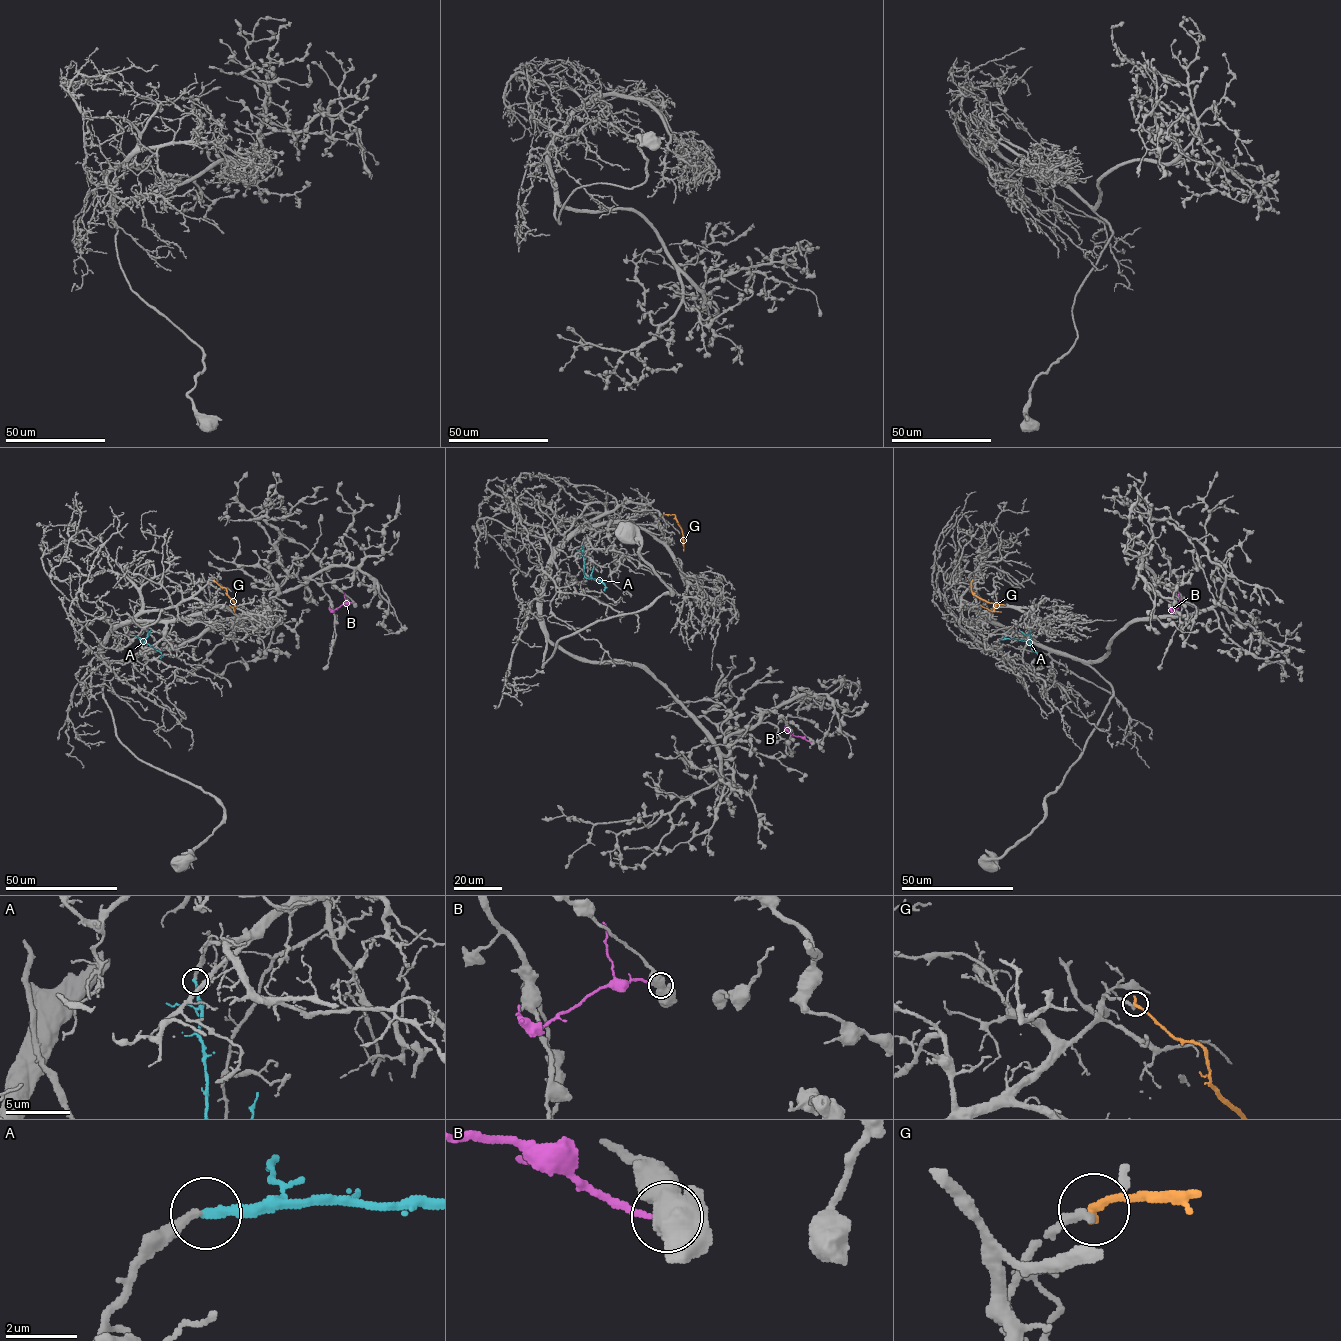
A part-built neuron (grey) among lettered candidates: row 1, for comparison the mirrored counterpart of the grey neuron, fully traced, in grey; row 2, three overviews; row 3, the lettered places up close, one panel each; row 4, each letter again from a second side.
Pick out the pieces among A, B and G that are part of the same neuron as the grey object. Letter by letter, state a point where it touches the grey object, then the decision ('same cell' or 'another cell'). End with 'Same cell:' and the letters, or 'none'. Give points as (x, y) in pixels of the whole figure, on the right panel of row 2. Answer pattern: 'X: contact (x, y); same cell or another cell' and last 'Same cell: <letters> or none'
A: contact (999, 639); same cell
B: contact (1183, 603); another cell
G: contact (971, 581); same cell
Same cell: A, G

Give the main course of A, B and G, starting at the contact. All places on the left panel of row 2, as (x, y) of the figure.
A: (139, 639), (158, 650), (160, 659)
B: (354, 603), (345, 602), (332, 611), (329, 606)
G: (214, 580), (224, 587), (234, 602), (234, 611), (229, 605)

